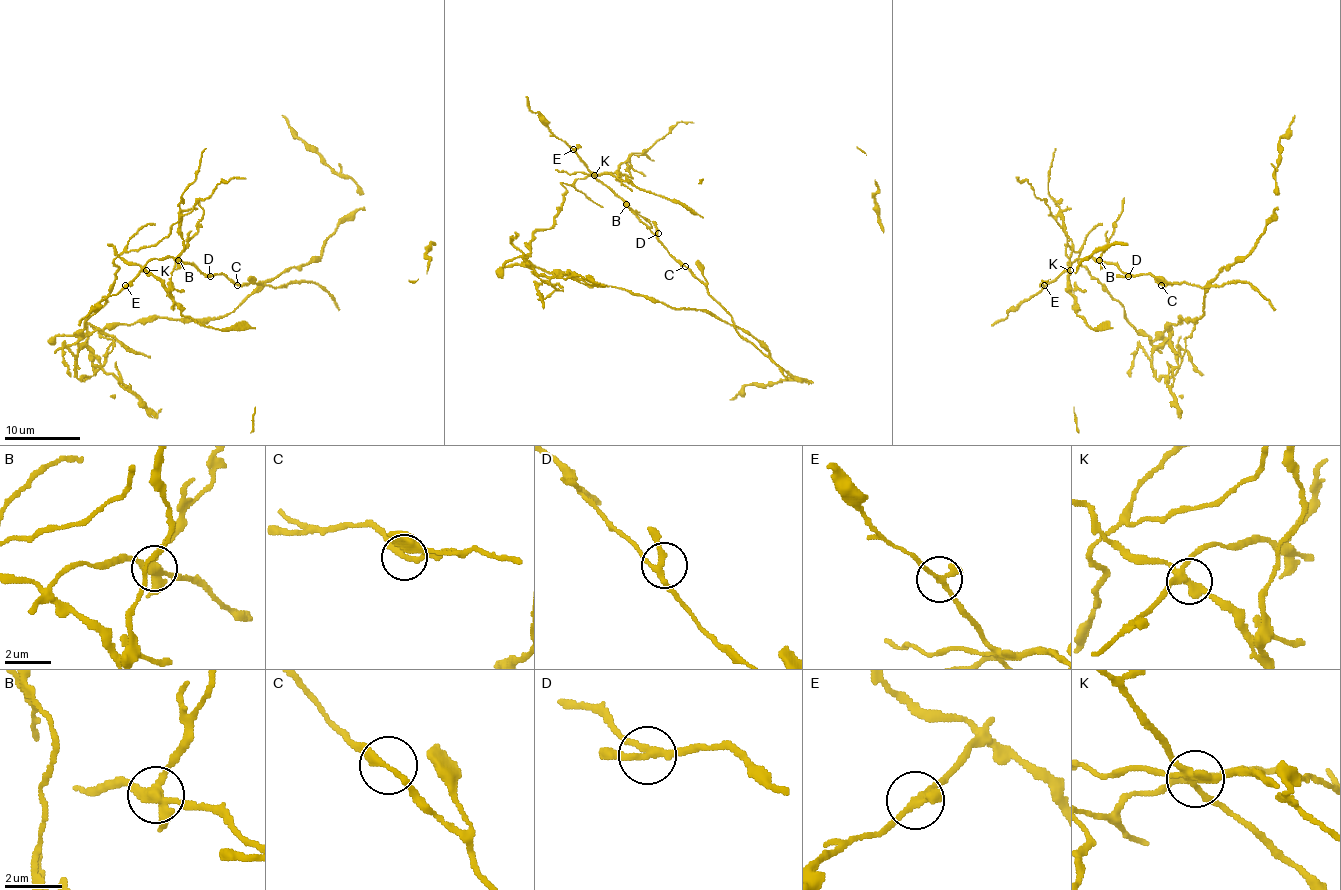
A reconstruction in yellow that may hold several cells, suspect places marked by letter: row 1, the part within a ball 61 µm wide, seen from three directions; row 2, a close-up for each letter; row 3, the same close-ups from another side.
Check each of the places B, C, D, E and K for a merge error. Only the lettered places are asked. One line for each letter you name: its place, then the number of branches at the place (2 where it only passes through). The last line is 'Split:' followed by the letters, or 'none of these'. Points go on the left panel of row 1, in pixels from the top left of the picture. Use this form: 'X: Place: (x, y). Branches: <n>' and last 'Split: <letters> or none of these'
B: Place: (178, 260). Branches: 4
C: Place: (237, 285). Branches: 2
K: Place: (146, 270). Branches: 4
Split: B, C, K

